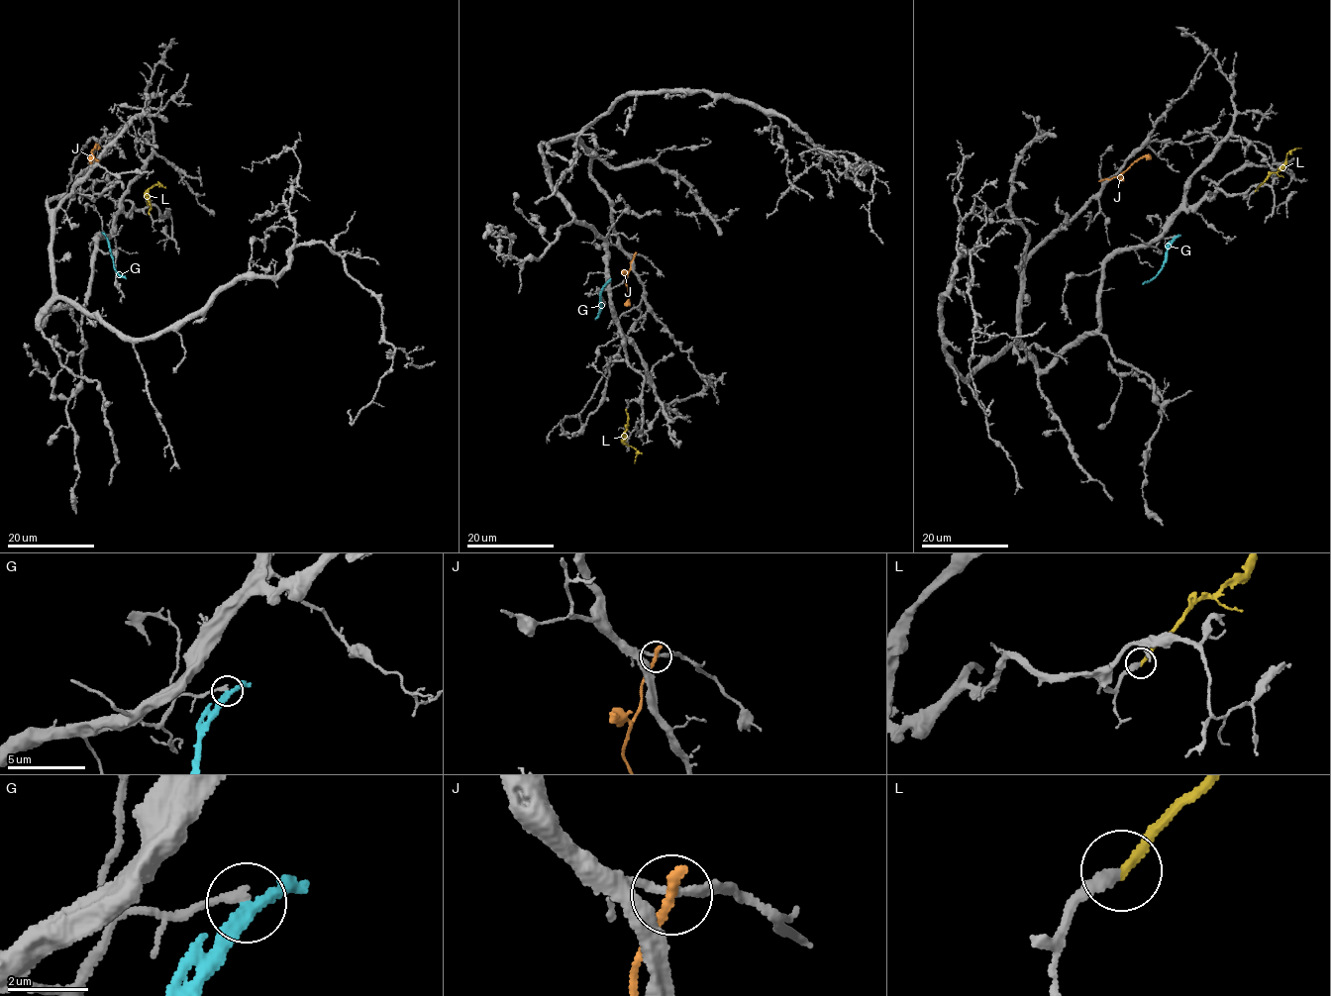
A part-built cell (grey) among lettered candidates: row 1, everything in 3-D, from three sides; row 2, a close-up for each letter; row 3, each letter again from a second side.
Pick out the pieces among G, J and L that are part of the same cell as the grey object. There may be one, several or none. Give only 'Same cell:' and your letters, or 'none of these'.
Same cell: L

